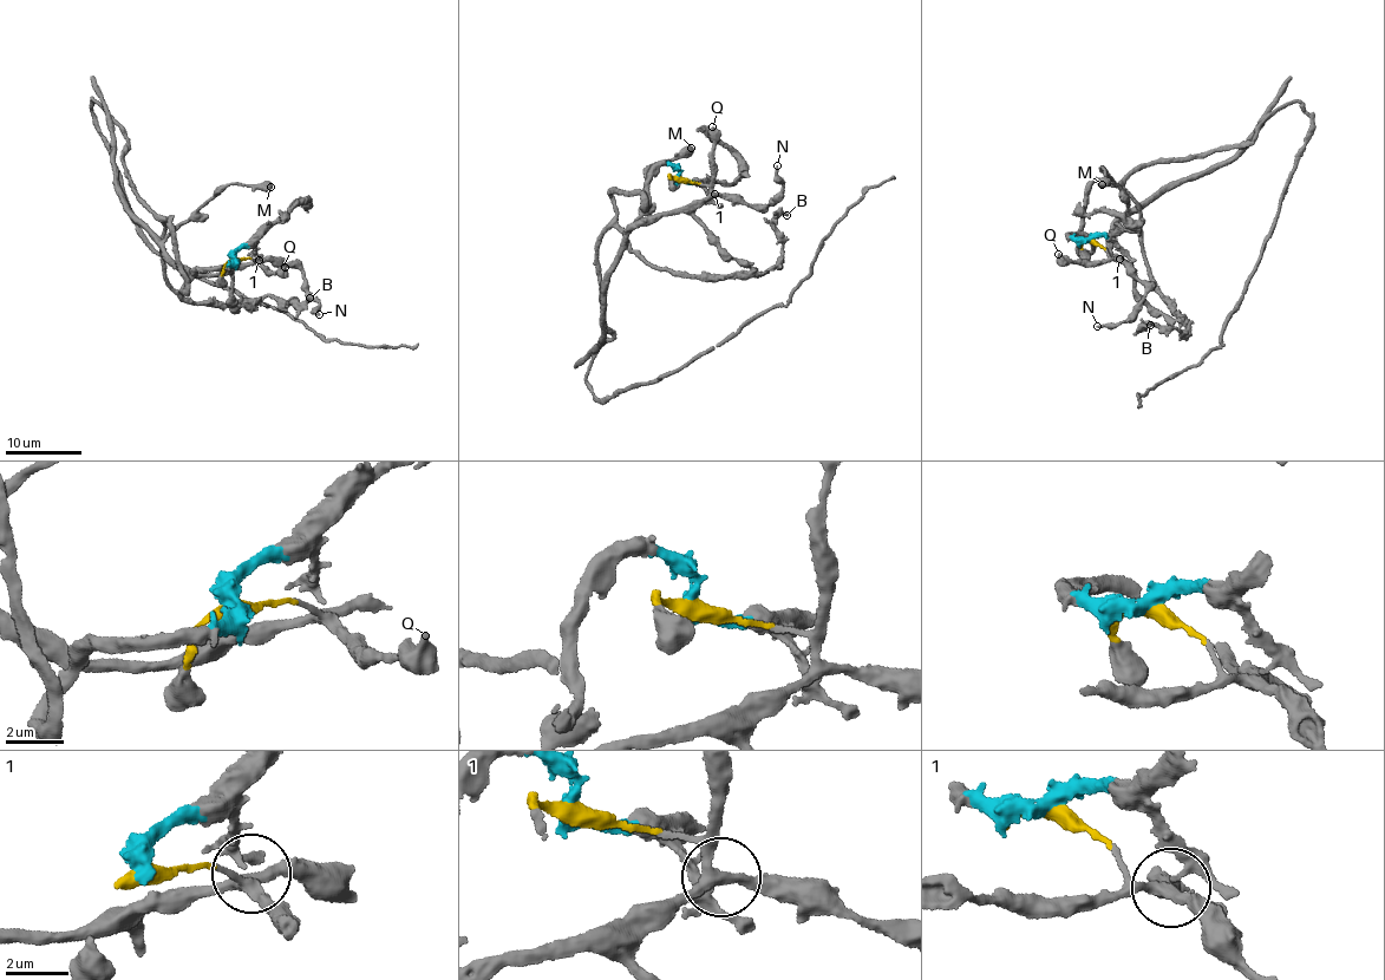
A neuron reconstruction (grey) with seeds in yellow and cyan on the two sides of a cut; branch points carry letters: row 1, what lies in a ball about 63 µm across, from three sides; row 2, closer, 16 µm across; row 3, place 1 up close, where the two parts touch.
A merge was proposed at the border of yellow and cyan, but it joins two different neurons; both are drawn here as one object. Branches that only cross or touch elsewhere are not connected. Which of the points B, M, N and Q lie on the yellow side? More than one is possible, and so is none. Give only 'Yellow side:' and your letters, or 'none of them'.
Yellow side: M, N, Q

